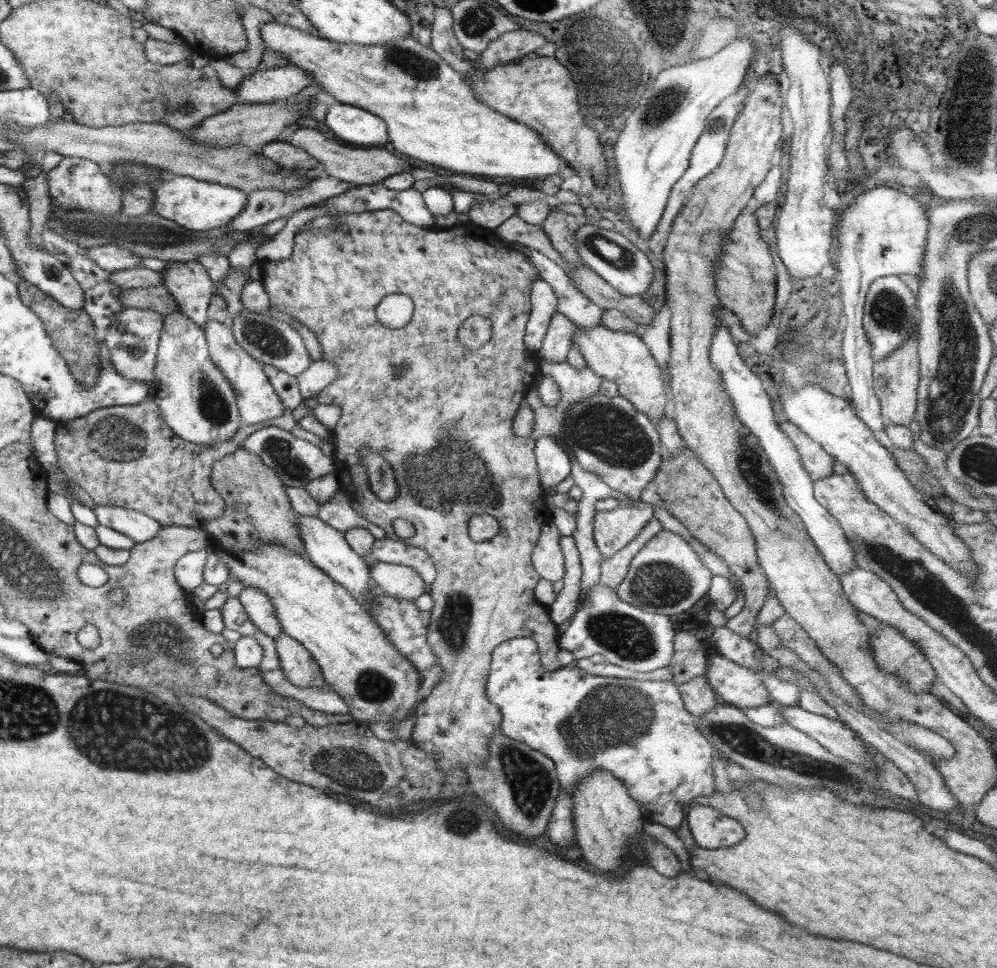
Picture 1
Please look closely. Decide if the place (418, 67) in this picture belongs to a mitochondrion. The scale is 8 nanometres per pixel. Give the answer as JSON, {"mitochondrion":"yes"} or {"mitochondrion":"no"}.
{"mitochondrion":"yes"}

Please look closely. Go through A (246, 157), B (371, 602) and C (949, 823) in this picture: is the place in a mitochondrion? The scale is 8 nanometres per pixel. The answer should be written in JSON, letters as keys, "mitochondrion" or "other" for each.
{"A":"other","B":"other","C":"other"}

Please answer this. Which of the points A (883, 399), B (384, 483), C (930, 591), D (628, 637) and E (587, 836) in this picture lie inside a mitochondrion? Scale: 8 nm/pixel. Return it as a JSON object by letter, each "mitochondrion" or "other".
{"A":"other","B":"mitochondrion","C":"mitochondrion","D":"mitochondrion","E":"other"}

